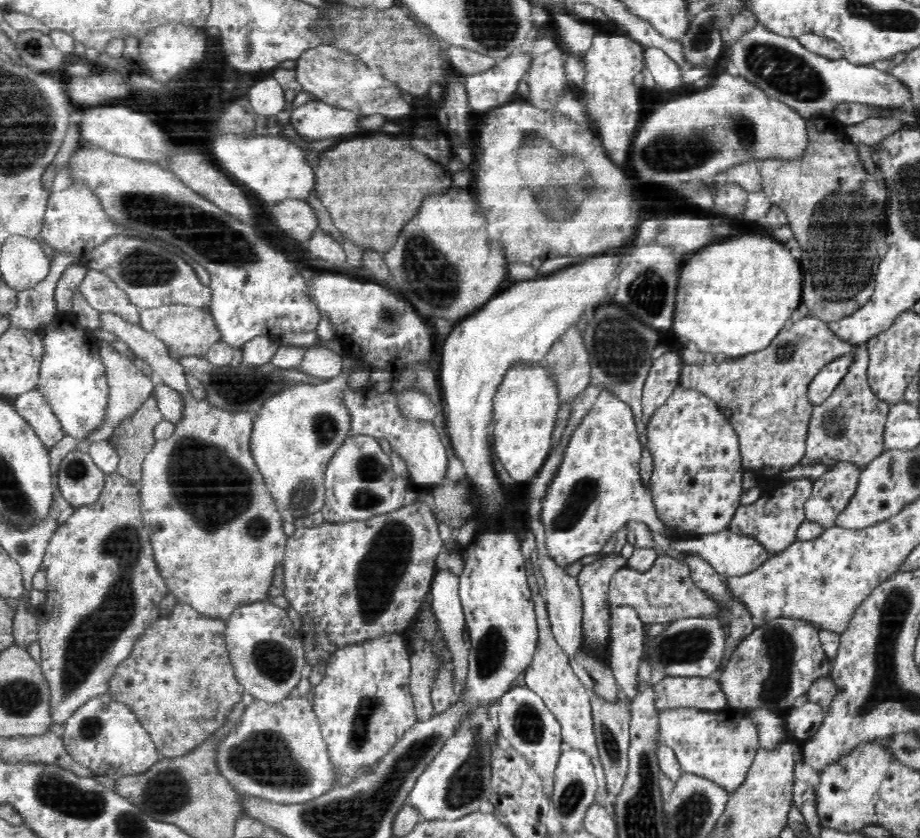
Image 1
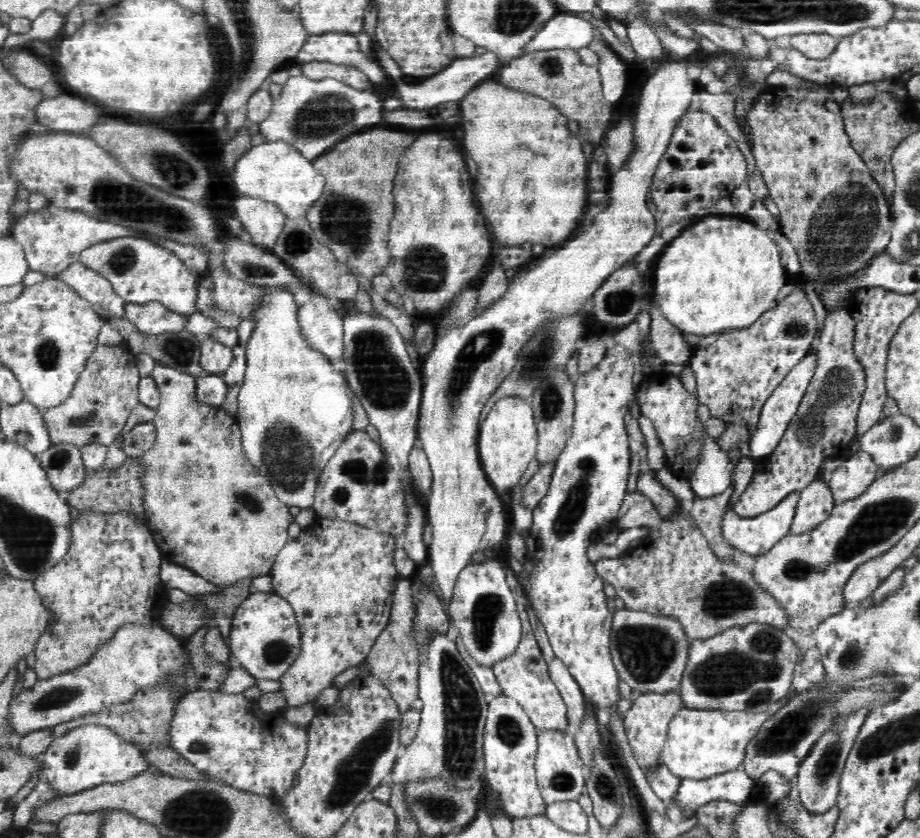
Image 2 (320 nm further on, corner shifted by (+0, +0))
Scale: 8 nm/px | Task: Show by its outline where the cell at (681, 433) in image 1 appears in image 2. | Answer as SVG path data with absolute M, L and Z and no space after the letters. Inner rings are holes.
M660 370L644 374L635 397L638 398L637 404L641 414L654 423L659 441L663 444L668 468L684 470L678 474L684 476L683 481L690 481L695 474L695 469L701 464L701 457L705 450L704 444L700 444L704 426L696 420L698 396L688 392L680 378L668 374L665 370Z

